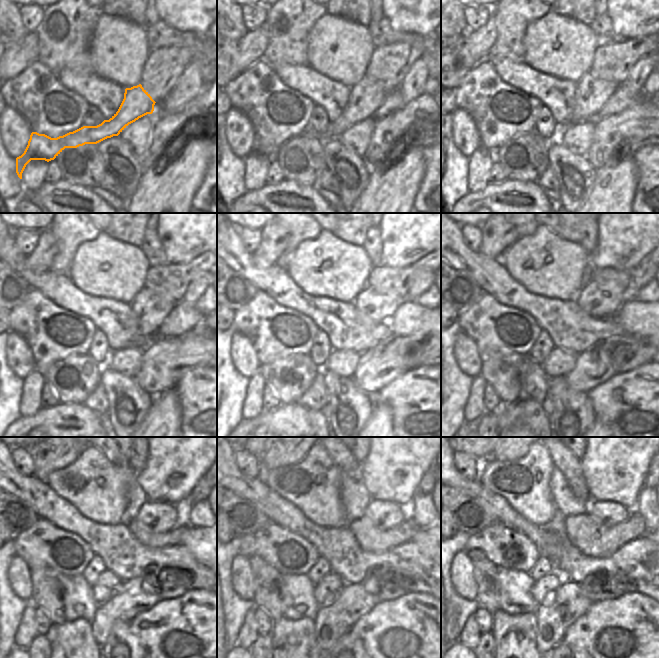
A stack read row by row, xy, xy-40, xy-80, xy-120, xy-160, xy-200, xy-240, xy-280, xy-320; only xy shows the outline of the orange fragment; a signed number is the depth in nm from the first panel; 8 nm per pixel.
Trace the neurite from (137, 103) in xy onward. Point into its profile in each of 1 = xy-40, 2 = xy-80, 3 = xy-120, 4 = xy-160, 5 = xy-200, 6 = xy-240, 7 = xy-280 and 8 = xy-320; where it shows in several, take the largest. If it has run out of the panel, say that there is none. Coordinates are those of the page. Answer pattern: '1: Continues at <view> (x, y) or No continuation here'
1: Continues at xy-40 (366, 96)
2: Continues at xy-80 (592, 94)
3: Continues at xy-120 (150, 309)
4: Continues at xy-160 (378, 307)
5: Continues at xy-200 (598, 300)
6: Continues at xy-240 (159, 517)
7: Continues at xy-280 (385, 515)
8: Continues at xy-320 (609, 513)

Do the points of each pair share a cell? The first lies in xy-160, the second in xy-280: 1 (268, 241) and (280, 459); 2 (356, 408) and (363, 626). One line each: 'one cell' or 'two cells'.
1: one cell
2: two cells

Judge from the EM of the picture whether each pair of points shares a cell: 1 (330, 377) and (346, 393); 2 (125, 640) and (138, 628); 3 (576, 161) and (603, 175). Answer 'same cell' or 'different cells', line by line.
1: same cell
2: different cells
3: different cells

